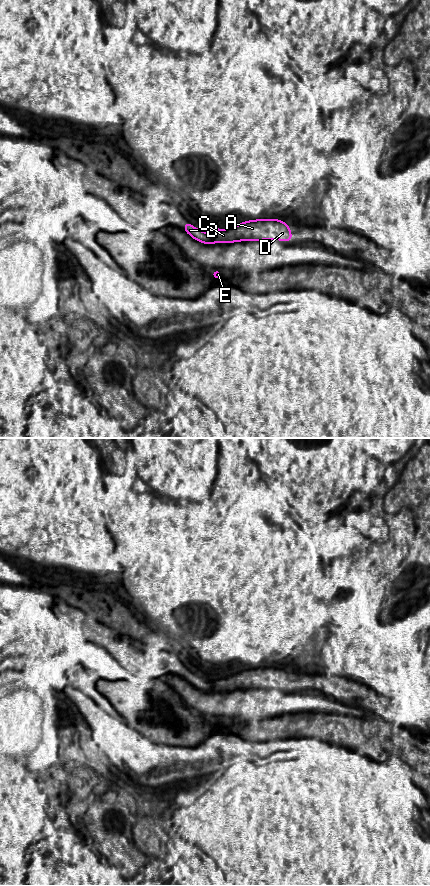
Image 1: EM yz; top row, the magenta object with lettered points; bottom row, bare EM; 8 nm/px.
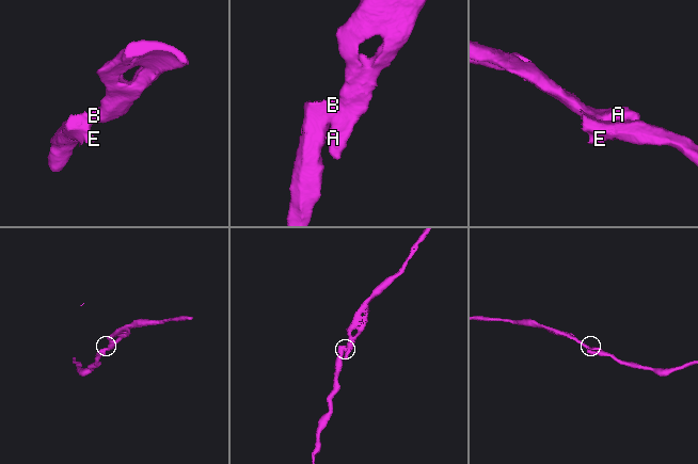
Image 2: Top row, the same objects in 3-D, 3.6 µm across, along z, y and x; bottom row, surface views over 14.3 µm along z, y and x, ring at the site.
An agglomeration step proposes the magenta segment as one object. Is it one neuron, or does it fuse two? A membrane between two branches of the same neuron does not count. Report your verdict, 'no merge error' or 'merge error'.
merge error

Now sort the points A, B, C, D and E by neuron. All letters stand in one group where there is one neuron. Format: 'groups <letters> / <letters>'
groups A C D / B E

